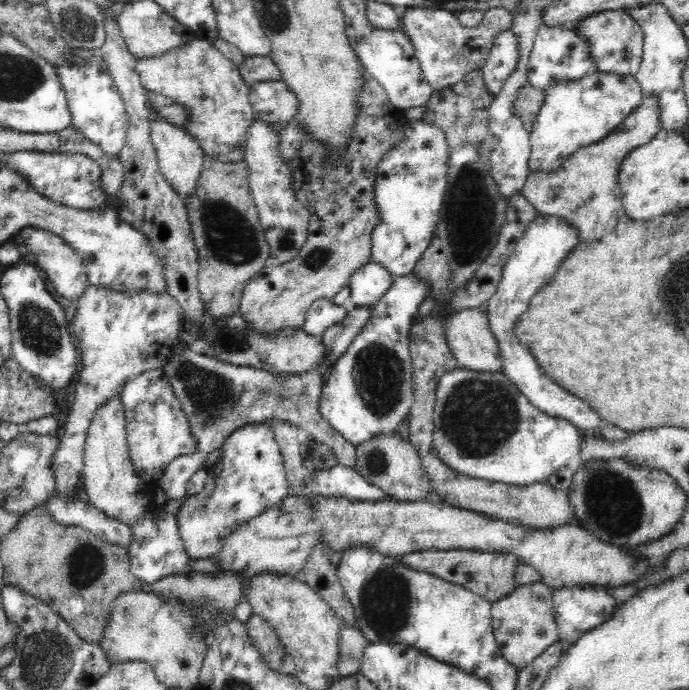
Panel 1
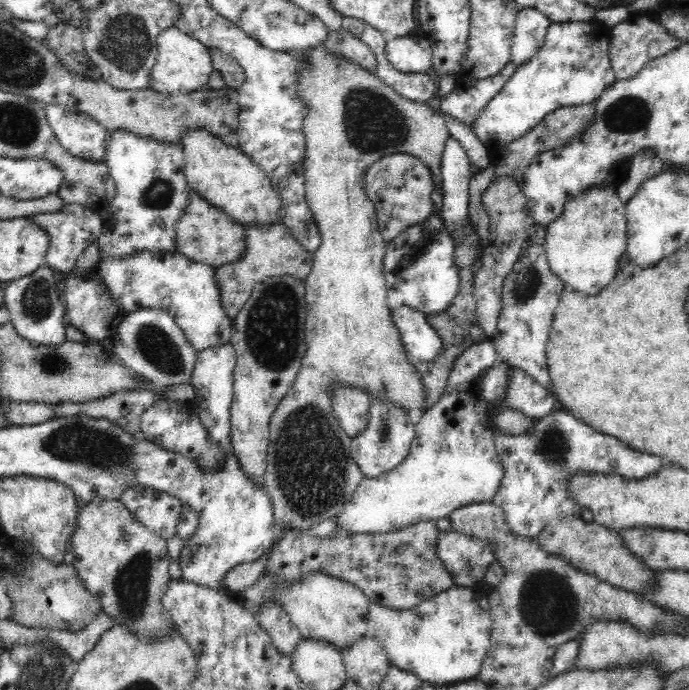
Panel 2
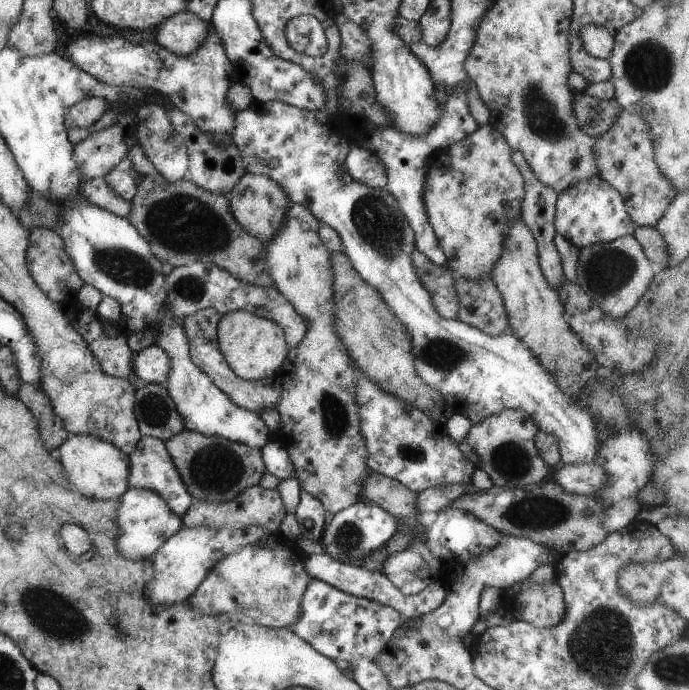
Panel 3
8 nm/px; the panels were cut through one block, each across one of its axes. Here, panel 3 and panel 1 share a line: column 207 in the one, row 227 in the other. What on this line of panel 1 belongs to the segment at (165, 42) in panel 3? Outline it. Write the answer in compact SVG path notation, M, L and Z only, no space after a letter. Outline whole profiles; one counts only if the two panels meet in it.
M30 227L20 230L18 233L21 233L20 236L24 238L25 243L36 258L34 266L39 270L44 270L47 278L46 282L53 294L57 298L62 297L62 300L78 302L90 286L85 264L81 257L64 240L54 234Z

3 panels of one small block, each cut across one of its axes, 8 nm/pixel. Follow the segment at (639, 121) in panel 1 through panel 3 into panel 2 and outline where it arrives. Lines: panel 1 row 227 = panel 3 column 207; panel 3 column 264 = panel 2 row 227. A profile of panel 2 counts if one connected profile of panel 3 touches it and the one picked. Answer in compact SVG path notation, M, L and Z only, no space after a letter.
M592 188L582 196L570 200L565 204L562 216L552 222L545 230L544 252L548 263L548 270L558 276L566 286L572 286L578 292L588 296L596 296L602 288L612 282L616 276L619 260L627 252L627 217L625 204L618 199L615 188Z

